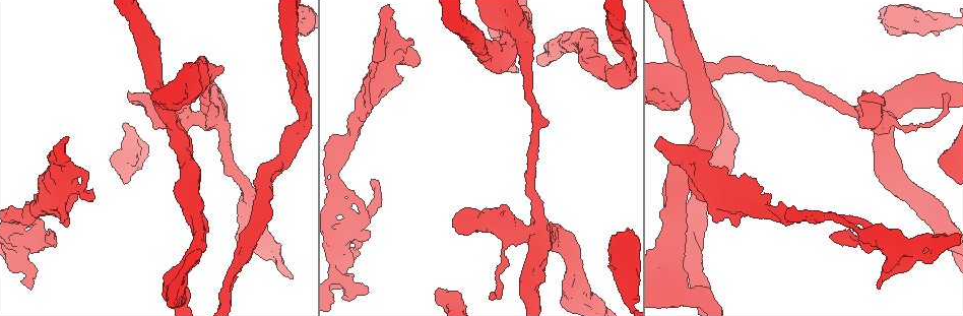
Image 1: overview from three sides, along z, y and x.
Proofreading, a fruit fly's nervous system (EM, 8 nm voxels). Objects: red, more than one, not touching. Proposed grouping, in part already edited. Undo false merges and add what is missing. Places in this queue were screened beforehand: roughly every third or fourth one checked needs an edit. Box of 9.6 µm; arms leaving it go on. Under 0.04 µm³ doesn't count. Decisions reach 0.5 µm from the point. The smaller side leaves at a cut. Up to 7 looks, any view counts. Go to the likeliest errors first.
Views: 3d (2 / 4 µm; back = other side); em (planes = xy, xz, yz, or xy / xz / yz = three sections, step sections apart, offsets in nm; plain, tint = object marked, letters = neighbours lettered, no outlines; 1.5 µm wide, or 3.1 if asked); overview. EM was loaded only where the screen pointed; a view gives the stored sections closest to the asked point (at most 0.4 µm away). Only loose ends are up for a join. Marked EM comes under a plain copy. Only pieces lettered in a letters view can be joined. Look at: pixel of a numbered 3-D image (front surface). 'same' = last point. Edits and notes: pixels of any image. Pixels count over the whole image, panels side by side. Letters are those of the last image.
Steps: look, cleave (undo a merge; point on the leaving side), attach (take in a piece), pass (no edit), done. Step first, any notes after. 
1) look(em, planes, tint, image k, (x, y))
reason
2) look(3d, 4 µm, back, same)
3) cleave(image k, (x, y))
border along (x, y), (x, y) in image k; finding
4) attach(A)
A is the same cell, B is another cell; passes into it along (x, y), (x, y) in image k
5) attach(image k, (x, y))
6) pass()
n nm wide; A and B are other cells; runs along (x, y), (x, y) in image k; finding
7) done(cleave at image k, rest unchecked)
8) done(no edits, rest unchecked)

look(3d, 2 µm, image 1, (367, 291))

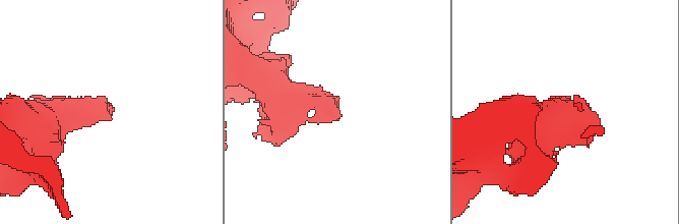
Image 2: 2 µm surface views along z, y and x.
look(em, planes, letters, image 2, (106, 116))
need the tissue

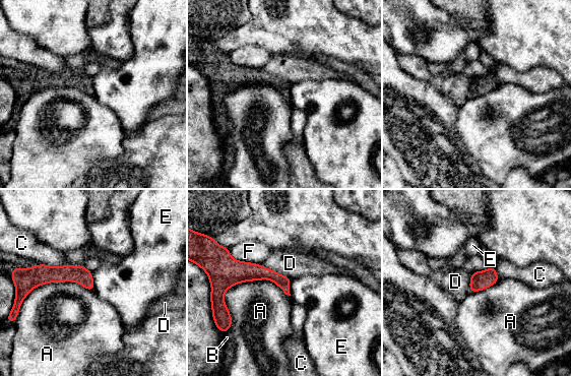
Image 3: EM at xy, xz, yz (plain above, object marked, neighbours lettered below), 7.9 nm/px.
pass()
A touches over 550 nm; A, B, C, D, E and F are other cells; border along (290, 296), (229, 329) in image 3; none of them fits

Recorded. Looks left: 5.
look(em, yz, step 8, tint, image 1, (157, 104))
thick end

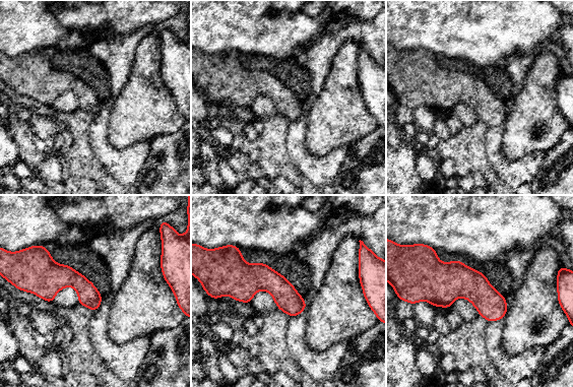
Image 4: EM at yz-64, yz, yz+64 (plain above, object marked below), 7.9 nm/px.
look(em, yz, step 8, letters, same)

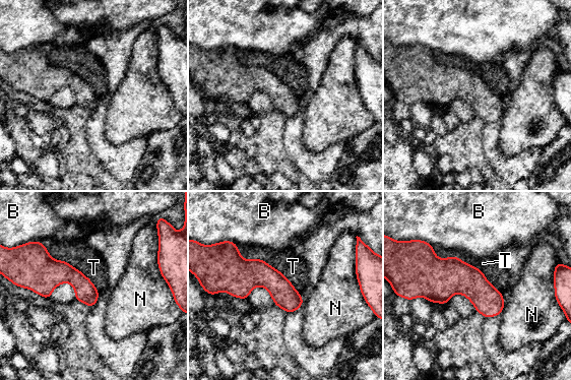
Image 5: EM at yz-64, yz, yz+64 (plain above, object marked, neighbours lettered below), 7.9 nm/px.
pass()
B, N and T are other cells; border along (46, 247), (99, 293) in image 5; none of them fits

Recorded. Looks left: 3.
look(3d, 4 µm, image 1, (883, 171))
arms part here

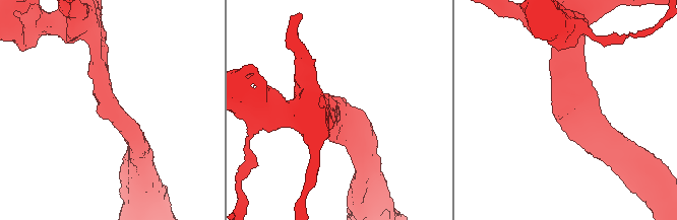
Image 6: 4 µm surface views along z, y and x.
look(em, yz, step 8, tint, image 6, (115, 116))
shape alone is not enough

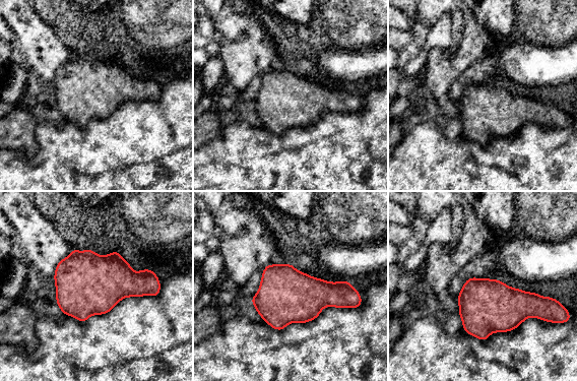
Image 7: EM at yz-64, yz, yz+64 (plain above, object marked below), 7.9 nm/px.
look(em, planes, letters, same)

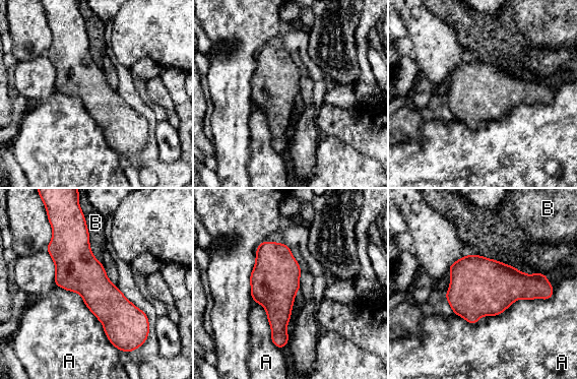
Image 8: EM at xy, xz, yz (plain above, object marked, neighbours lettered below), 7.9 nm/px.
pass()
A and B are other cells; runs along (84, 238), (84, 274), (128, 349) in image 8; continuous, no second neuron

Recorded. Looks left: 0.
done(no edits, rest unchecked)

